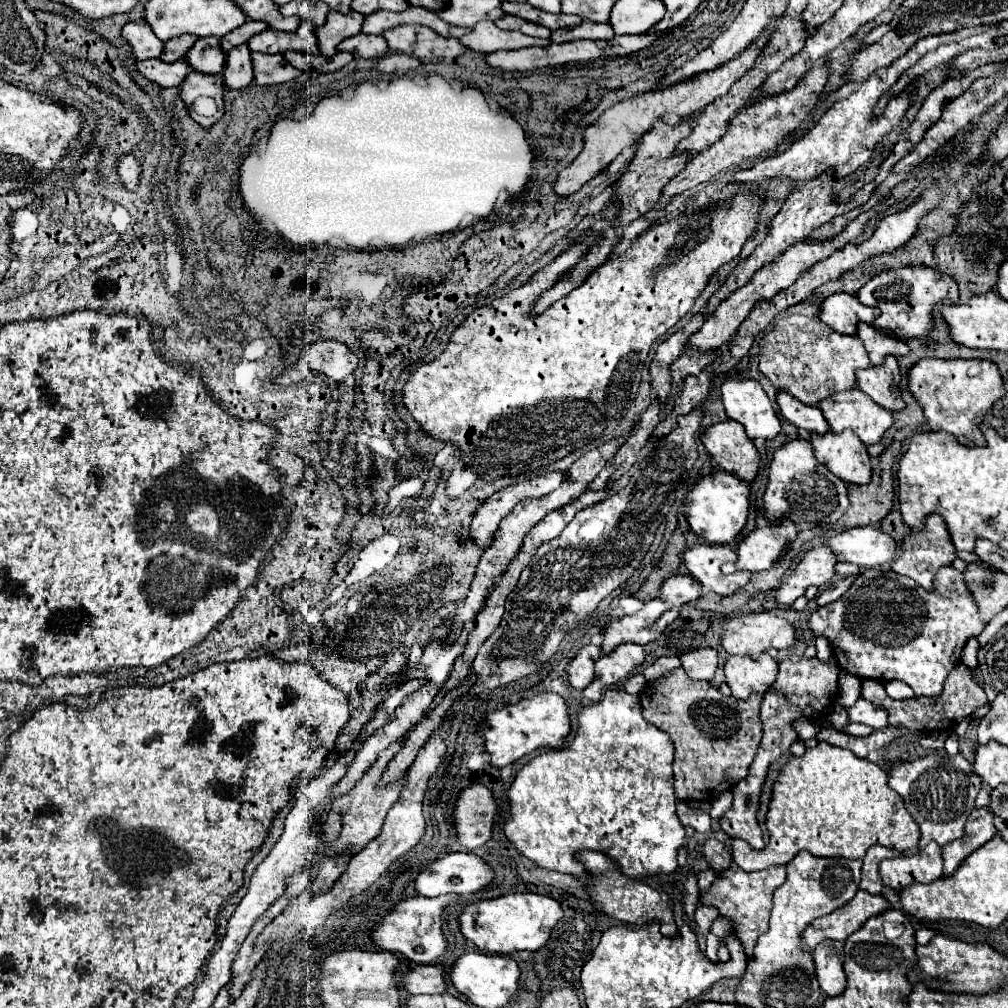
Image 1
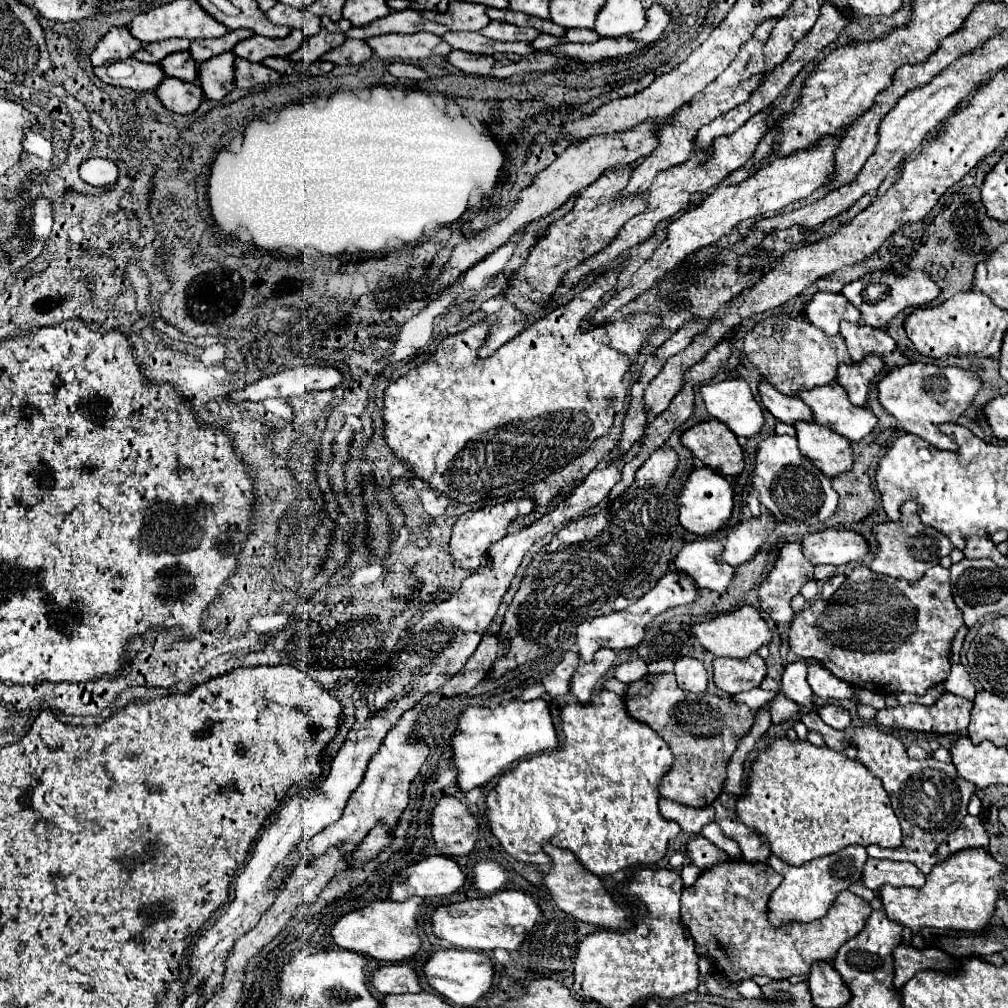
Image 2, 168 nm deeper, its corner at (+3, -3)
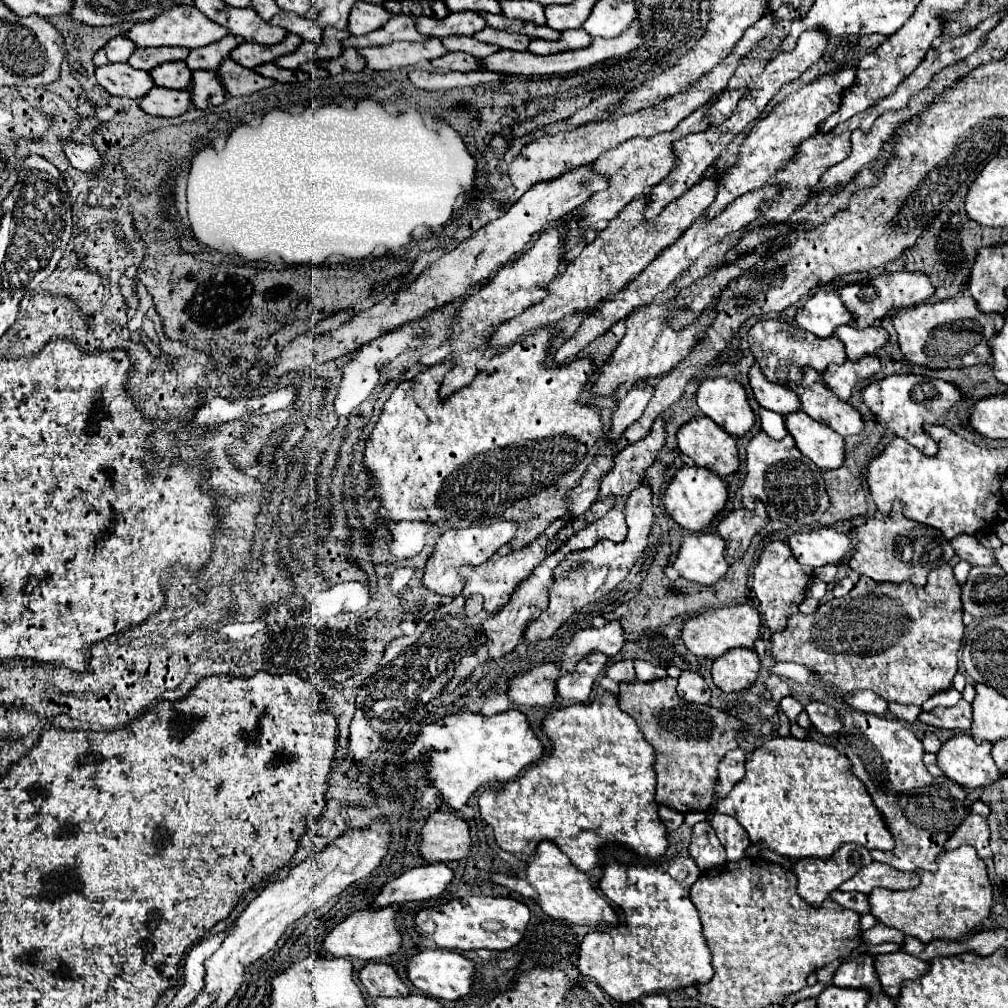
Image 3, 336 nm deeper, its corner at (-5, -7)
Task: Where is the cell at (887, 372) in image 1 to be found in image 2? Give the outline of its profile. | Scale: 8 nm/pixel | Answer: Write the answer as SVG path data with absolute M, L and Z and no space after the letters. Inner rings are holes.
M865 355L859 363L839 365L837 367L837 383L845 389L849 401L853 405L867 403L867 385L881 375L883 361L879 355Z

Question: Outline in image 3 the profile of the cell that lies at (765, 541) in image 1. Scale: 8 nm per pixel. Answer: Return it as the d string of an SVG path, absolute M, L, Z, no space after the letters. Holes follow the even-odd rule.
M757 503L755 511L747 511L747 509L737 509L737 511L731 511L717 527L717 533L725 539L727 543L727 563L733 565L733 561L741 559L753 537L759 535L769 523L769 515L763 507L763 503Z

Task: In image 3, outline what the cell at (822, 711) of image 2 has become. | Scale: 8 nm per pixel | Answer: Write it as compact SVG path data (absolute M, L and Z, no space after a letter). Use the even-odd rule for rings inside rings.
M815 701L815 703L809 703L809 705L805 707L805 711L807 711L813 727L815 727L817 731L821 731L823 735L837 735L837 733L841 731L839 713L837 713L833 707Z

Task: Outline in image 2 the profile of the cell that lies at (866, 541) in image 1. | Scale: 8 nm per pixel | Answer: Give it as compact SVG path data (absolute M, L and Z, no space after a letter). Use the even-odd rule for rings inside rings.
M825 529L805 535L801 547L803 555L813 565L847 565L851 561L861 561L869 553L865 539L849 529Z

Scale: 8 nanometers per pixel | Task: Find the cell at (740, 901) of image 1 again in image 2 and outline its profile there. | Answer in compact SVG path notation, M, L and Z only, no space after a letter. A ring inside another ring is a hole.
M729 859L703 871L691 887L683 889L681 921L687 925L695 941L697 955L713 965L713 971L705 977L709 995L741 999L735 989L723 987L723 981L733 985L743 979L753 979L755 975L767 975L771 979L805 975L815 961L833 961L837 949L855 937L871 915L867 901L843 891L823 919L775 927L767 919L767 903L772 892L779 887L779 879L781 877L767 863Z

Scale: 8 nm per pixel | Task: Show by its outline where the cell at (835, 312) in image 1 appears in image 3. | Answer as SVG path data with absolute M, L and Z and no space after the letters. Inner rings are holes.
M817 291L799 311L795 317L801 329L815 333L817 337L831 337L837 327L853 325L851 313L843 307L837 291Z

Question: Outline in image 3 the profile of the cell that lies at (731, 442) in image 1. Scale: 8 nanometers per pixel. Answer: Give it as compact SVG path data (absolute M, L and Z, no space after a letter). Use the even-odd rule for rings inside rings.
M695 417L677 431L679 451L695 461L695 465L715 471L721 477L739 469L737 439L723 431L709 417Z

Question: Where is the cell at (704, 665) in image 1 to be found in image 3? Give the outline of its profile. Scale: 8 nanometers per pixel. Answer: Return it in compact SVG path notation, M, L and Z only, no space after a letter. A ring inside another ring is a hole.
M695 671L681 673L677 693L681 699L693 701L693 703L709 703L709 699L711 699L711 689L707 687L705 679Z

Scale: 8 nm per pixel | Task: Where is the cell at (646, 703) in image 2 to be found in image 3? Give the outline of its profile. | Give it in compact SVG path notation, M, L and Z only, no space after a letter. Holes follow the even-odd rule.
M671 677L657 681L621 683L617 699L619 707L637 721L645 739L657 751L655 801L681 813L709 811L719 775L717 765L731 749L739 747L737 737L743 731L741 719L711 705L687 703L679 699L677 679Z

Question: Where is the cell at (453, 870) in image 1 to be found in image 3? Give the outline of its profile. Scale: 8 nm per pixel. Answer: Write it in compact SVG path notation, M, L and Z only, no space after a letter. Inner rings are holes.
M443 863L421 865L405 871L401 877L383 885L381 893L375 897L375 904L387 907L391 903L437 899L447 891L451 881L453 881L453 871L447 865Z

